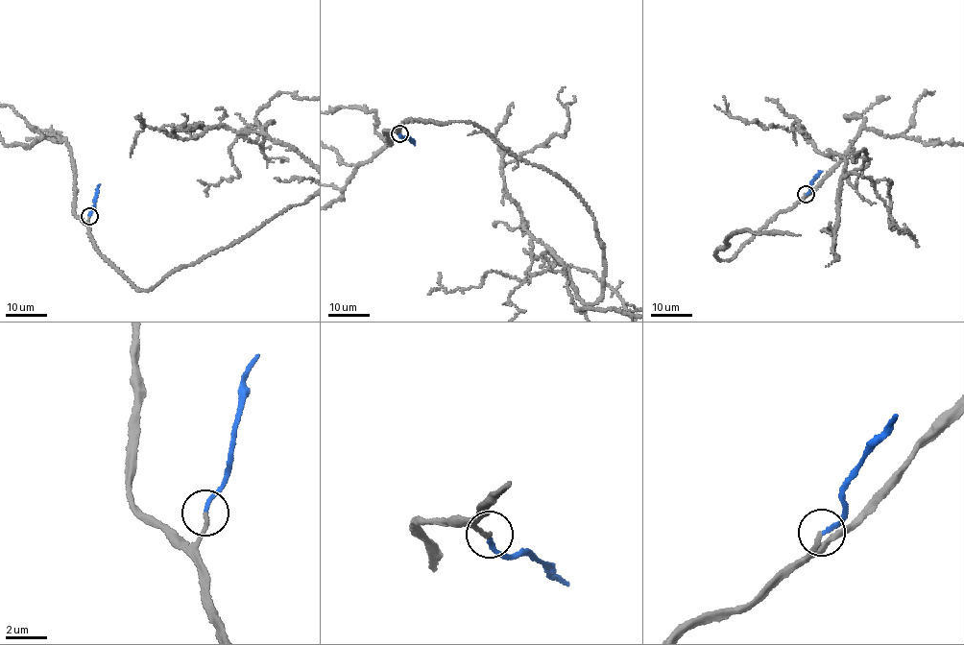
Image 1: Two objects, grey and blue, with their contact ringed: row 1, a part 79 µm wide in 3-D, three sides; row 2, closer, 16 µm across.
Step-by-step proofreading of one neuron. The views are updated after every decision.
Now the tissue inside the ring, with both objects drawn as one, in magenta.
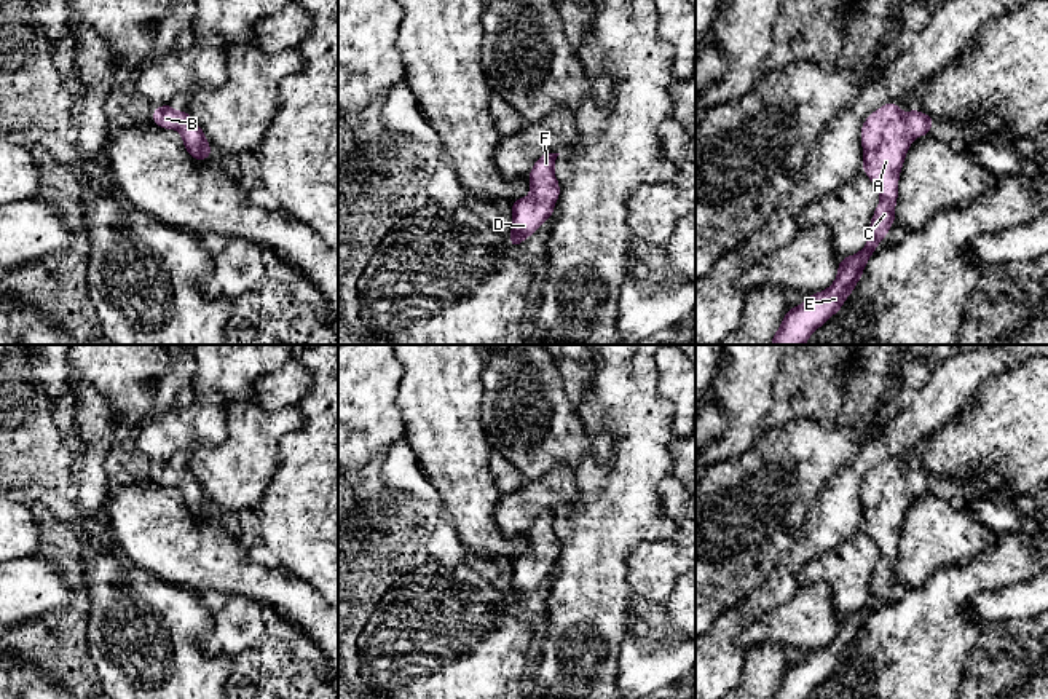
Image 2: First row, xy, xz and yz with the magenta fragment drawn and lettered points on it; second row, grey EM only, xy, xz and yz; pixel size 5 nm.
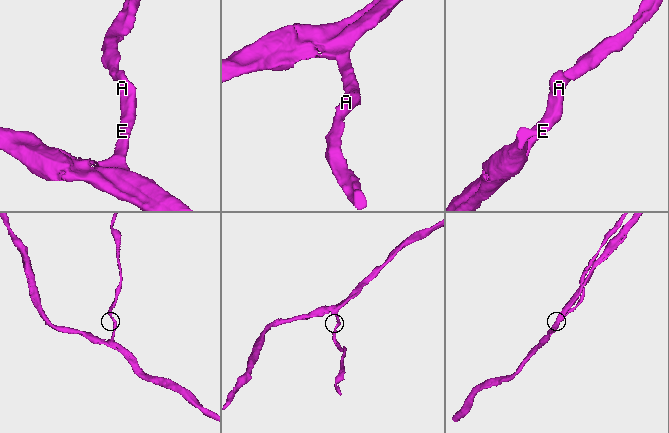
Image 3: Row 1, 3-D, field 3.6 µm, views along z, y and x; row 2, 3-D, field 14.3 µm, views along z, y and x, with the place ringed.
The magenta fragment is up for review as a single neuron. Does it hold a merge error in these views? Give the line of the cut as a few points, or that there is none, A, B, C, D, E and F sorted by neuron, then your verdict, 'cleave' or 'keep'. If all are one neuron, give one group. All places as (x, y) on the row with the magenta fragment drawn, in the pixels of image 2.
cut none; groups A B C D E F; keep

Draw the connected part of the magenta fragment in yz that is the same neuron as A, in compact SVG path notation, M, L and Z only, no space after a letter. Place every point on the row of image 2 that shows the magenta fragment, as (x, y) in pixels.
M887 102L865 120L861 126L863 172L881 195L871 219L868 243L858 254L841 259L837 278L826 290L810 294L802 305L788 308L770 345L806 345L820 326L841 311L861 278L868 259L896 219L898 179L906 152L916 136L930 134L933 121L935 118L920 110L901 113L896 102Z

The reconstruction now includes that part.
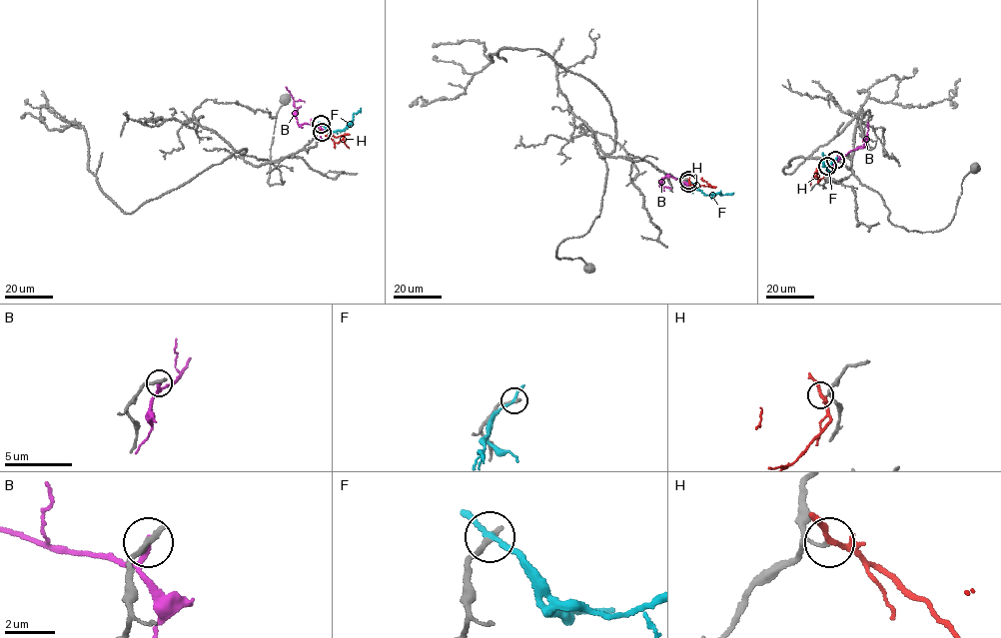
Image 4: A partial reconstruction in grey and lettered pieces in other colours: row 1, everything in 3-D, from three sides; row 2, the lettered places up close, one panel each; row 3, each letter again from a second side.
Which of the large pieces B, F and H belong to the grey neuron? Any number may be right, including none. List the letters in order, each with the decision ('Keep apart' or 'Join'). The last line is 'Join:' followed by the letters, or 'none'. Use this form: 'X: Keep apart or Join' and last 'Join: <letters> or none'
B: Keep apart
F: Keep apart
H: Keep apart
Join: none

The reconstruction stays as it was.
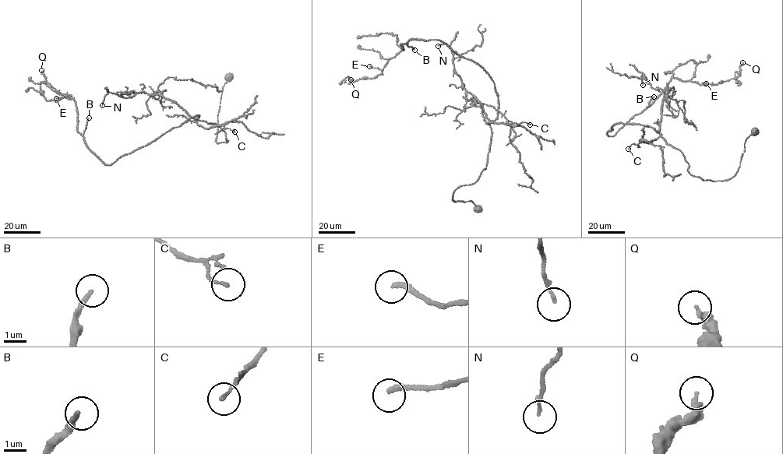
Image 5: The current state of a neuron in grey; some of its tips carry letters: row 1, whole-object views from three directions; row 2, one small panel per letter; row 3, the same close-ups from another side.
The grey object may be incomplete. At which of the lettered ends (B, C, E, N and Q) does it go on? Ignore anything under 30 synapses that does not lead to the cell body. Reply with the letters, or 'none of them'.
B

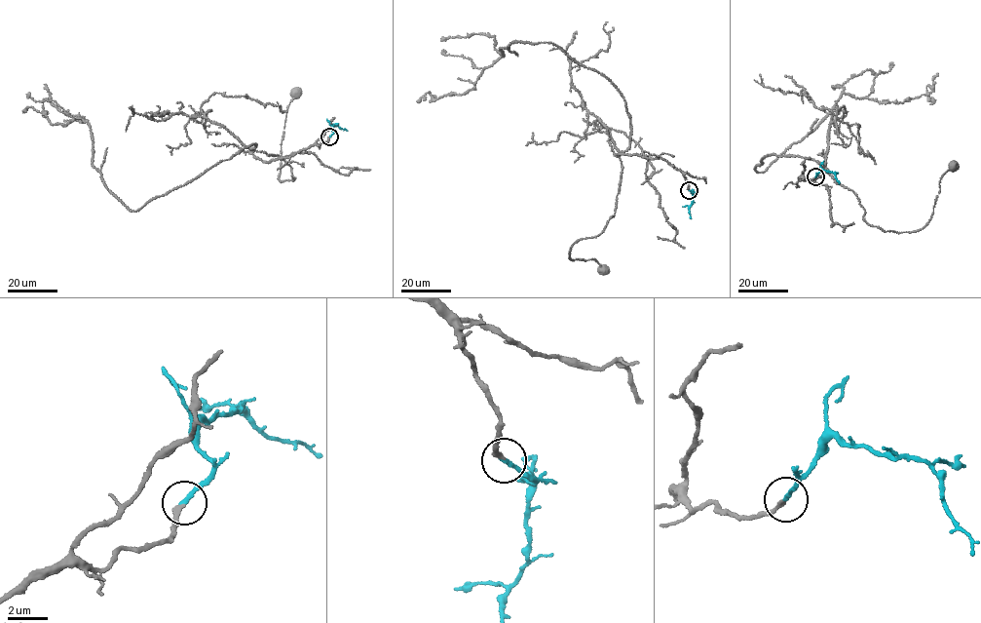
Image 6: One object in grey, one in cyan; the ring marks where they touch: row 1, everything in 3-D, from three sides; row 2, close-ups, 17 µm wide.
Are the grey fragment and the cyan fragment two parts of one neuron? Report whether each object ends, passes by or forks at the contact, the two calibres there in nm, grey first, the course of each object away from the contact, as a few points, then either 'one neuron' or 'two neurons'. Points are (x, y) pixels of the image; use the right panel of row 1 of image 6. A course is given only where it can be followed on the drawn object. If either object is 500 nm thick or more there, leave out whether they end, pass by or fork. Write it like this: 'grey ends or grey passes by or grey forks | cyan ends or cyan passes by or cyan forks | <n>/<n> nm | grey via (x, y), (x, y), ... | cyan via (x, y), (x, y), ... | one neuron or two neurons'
grey ends | cyan ends | 240/240 nm | grey via (815, 176), (799, 179), (827, 172), (857, 196), (864, 220), (911, 232), (928, 221), (953, 166) | cyan via (815, 176), (821, 169), (832, 173), (839, 184) | one neuron

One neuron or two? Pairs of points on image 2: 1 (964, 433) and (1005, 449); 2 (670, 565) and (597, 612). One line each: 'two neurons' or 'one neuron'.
1: one neuron
2: two neurons

